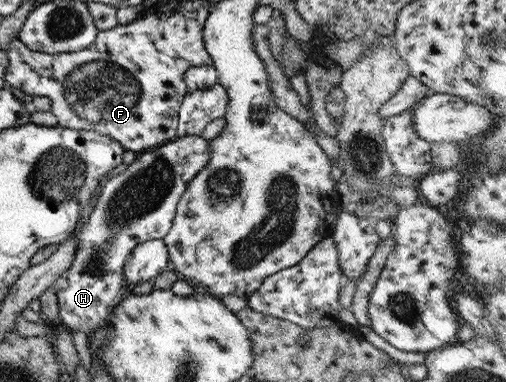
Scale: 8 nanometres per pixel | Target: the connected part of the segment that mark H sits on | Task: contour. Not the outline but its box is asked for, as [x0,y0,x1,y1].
[52,135,209,336]

